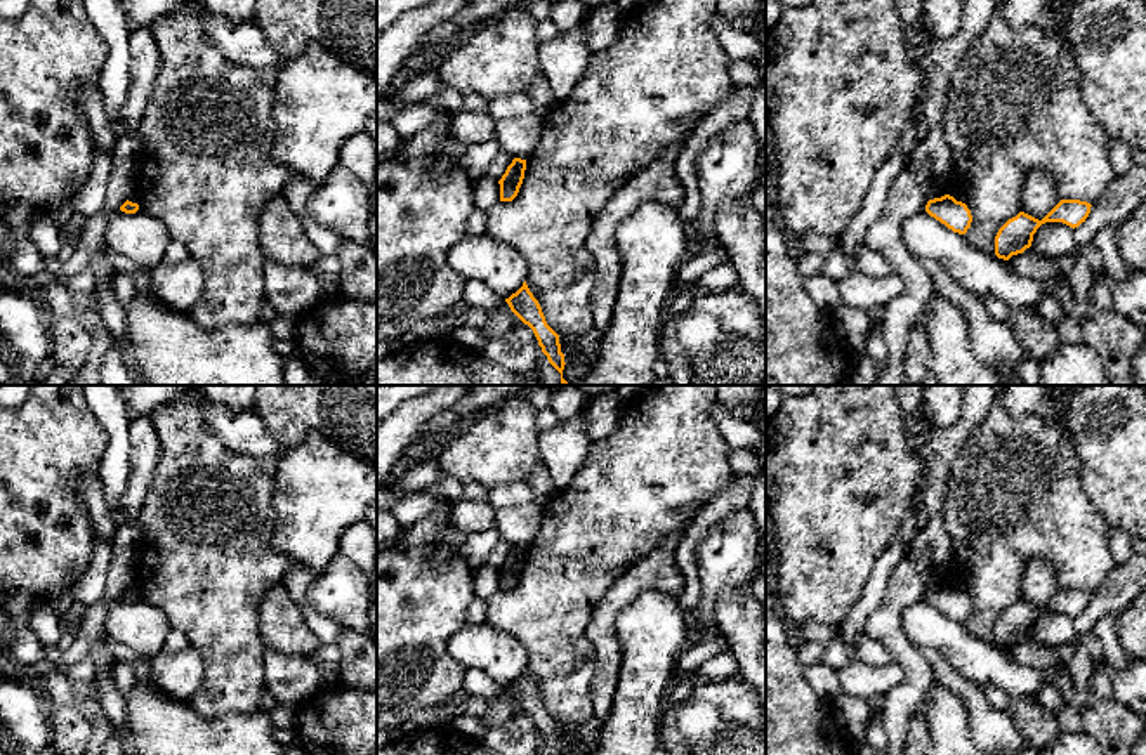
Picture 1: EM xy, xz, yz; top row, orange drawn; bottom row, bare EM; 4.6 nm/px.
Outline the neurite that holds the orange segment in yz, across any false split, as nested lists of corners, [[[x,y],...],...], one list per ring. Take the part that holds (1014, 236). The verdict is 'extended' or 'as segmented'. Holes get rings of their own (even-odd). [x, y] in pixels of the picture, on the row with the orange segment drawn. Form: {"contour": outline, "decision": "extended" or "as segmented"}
{"contour": [[[1061,200],[1042,220],[1019,212],[1009,219],[995,236],[995,255],[1009,260],[1031,246],[1033,234],[1045,222],[1063,222],[1078,227],[1090,213],[1090,203],[1080,200]]], "decision": "as segmented"}

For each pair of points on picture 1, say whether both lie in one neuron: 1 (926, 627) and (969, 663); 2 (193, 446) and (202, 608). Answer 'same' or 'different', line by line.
1: same
2: same

